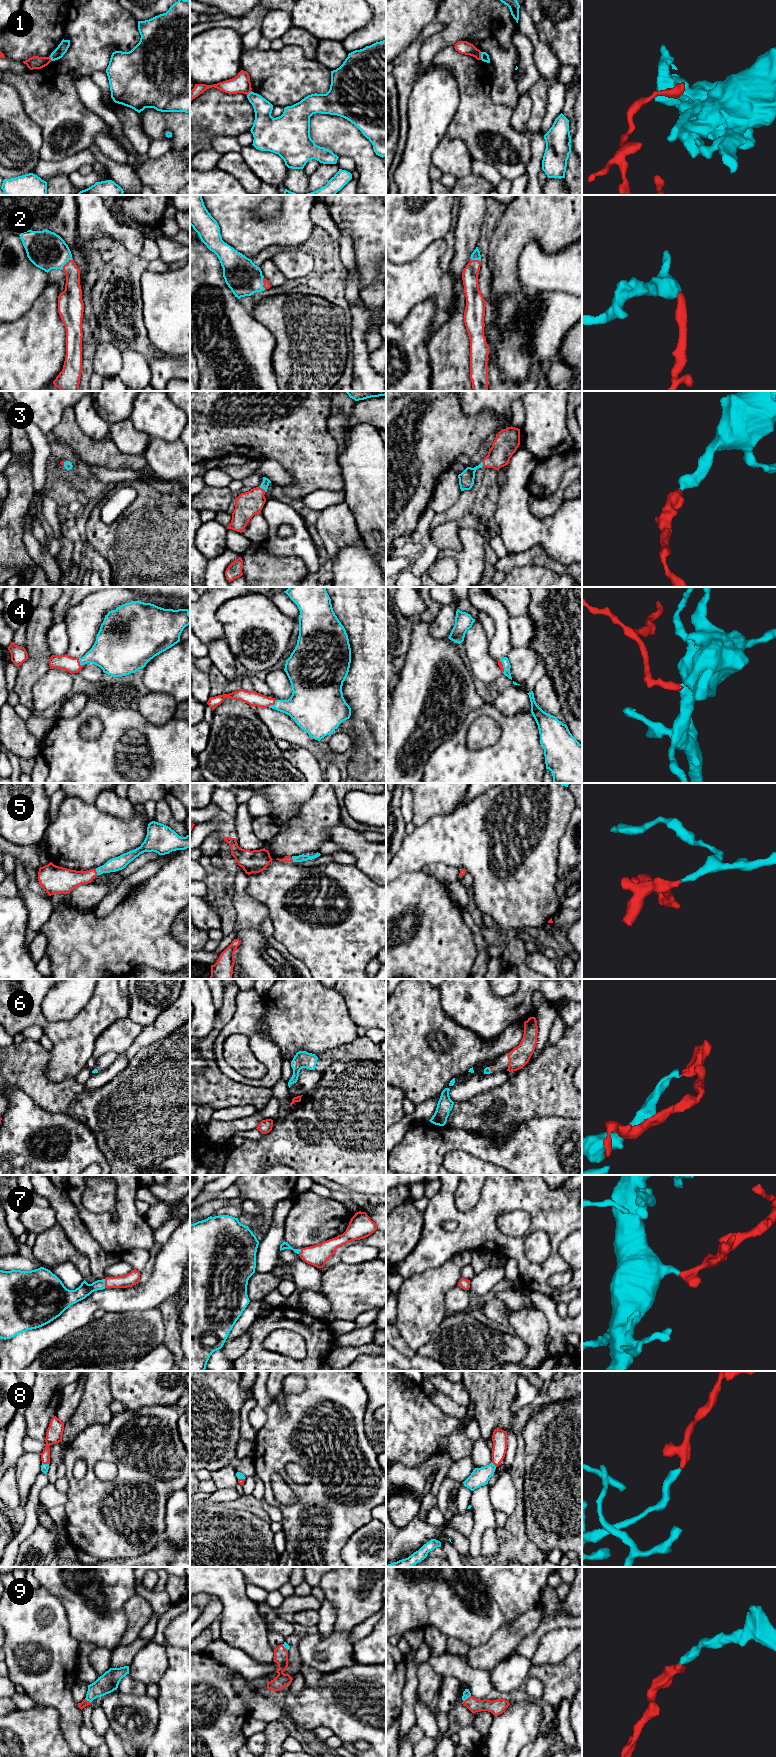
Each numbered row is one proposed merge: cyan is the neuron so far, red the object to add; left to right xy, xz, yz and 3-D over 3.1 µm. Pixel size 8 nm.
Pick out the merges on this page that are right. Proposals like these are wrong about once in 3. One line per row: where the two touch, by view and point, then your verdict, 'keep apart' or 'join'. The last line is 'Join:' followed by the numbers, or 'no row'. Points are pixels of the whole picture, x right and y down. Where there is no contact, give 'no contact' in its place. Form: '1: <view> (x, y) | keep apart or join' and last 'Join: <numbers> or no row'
1: yz (481, 56) | keep apart
2: xy (66, 262) | join
3: xz (263, 488) | join
4: xy (80, 663) | join
5: xy (96, 871) | join
6: yz (490, 1070) | join
7: xy (104, 1283) | join
8: xy (45, 1464) | join
9: yz (466, 1698) | join
Join: 2, 3, 4, 5, 6, 7, 8, 9

